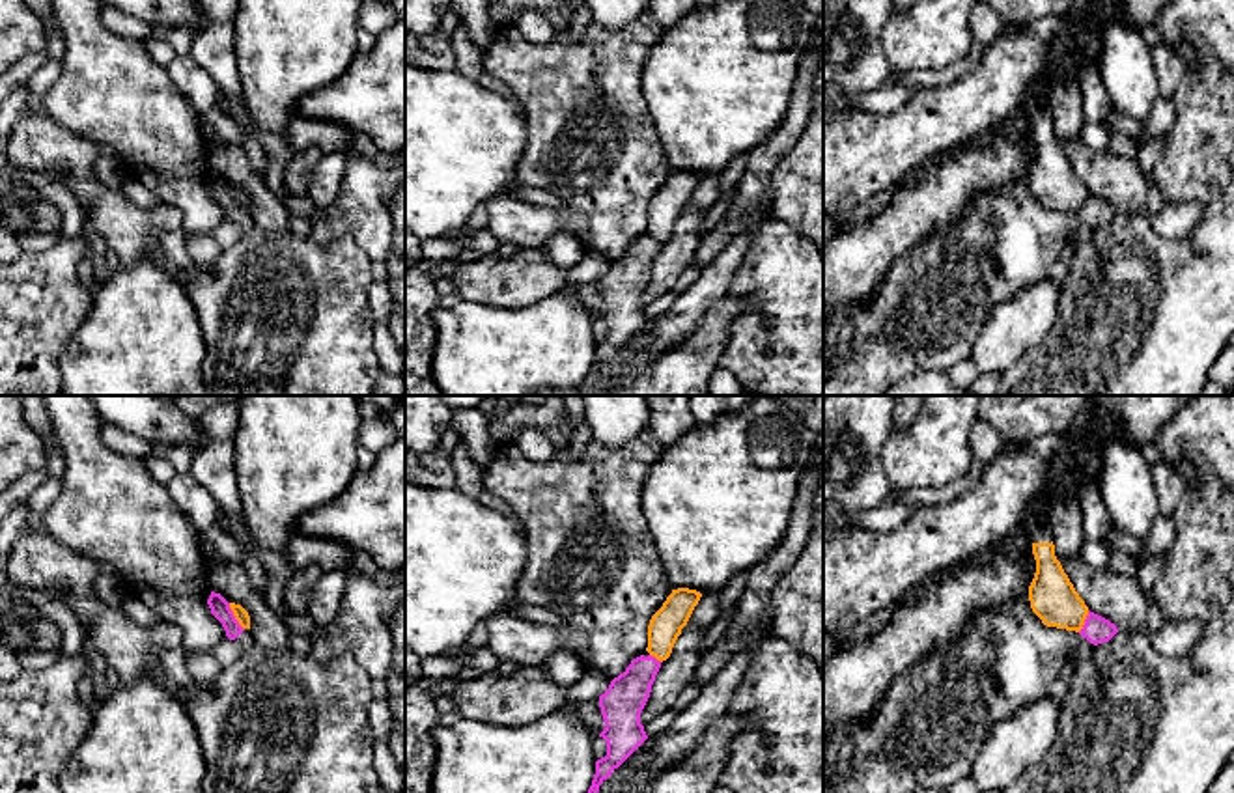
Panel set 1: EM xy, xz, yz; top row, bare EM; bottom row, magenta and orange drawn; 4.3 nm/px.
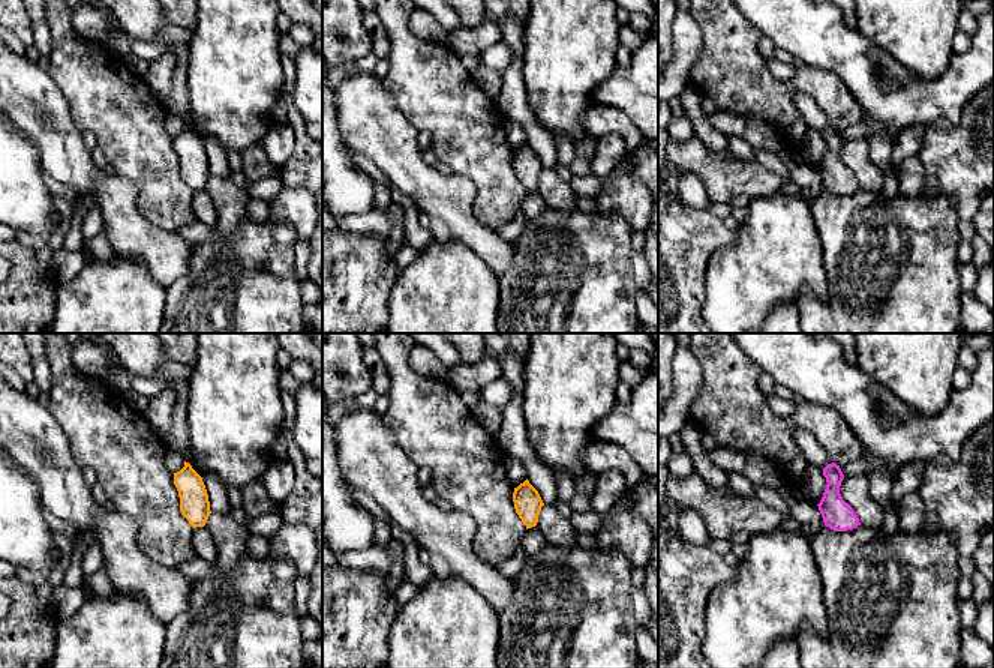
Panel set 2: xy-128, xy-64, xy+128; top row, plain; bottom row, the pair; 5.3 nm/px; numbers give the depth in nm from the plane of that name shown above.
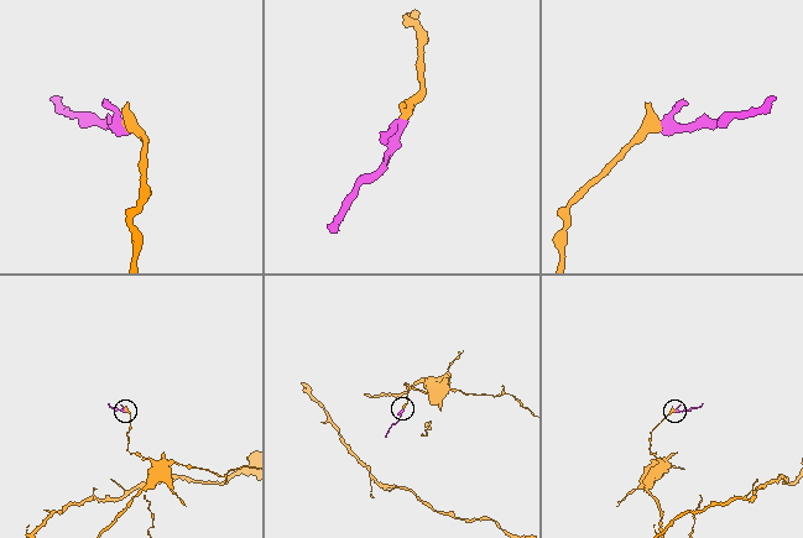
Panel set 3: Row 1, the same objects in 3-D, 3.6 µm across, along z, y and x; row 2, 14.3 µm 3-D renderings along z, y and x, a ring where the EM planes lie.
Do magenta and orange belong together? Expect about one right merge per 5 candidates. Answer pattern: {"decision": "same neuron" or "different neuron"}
{"decision": "different neuron"}

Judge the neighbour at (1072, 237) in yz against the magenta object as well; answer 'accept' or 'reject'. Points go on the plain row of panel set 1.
accept

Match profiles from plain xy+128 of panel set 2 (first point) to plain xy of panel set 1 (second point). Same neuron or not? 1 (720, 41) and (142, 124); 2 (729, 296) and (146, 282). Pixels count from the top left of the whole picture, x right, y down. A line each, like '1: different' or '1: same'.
1: same
2: same

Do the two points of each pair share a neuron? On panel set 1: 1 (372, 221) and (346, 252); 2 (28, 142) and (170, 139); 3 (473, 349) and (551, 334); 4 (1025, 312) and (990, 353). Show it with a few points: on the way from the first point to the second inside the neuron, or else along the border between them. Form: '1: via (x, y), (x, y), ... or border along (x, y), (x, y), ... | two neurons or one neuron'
1: border along (340, 236), (348, 236), (370, 260) | two neurons
2: border along (56, 120), (96, 142) | two neurons
3: via (491, 349), (523, 349), (532, 346) | one neuron
4: via (1020, 321), (999, 344) | one neuron

